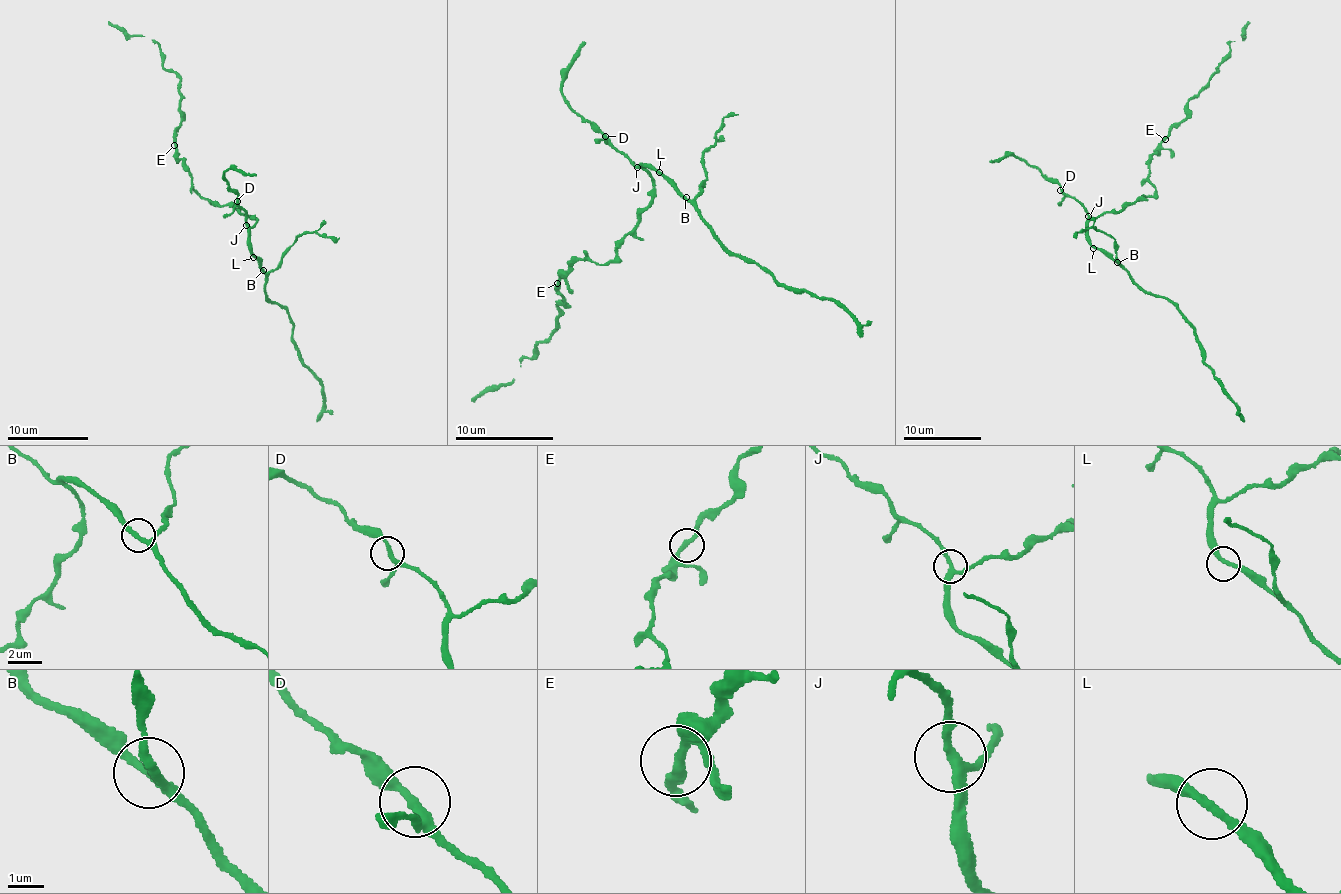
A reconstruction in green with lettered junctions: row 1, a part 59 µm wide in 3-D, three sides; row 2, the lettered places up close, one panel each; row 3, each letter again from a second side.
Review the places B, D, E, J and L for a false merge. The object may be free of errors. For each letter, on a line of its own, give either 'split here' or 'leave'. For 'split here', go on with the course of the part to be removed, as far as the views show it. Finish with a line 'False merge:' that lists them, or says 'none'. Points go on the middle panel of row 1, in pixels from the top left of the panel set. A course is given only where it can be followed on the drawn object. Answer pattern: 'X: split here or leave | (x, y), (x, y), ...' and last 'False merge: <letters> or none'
B: leave
D: leave
E: leave
J: leave
L: leave
False merge: none

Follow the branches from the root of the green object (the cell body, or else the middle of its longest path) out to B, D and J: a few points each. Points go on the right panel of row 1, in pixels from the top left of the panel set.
B: (1117, 211), (1104, 211), (1087, 224), (1087, 241), (1117, 262)
D: (1117, 211), (1091, 218), (1086, 208), (1060, 190)
J: (1117, 211), (1096, 218), (1088, 216)

